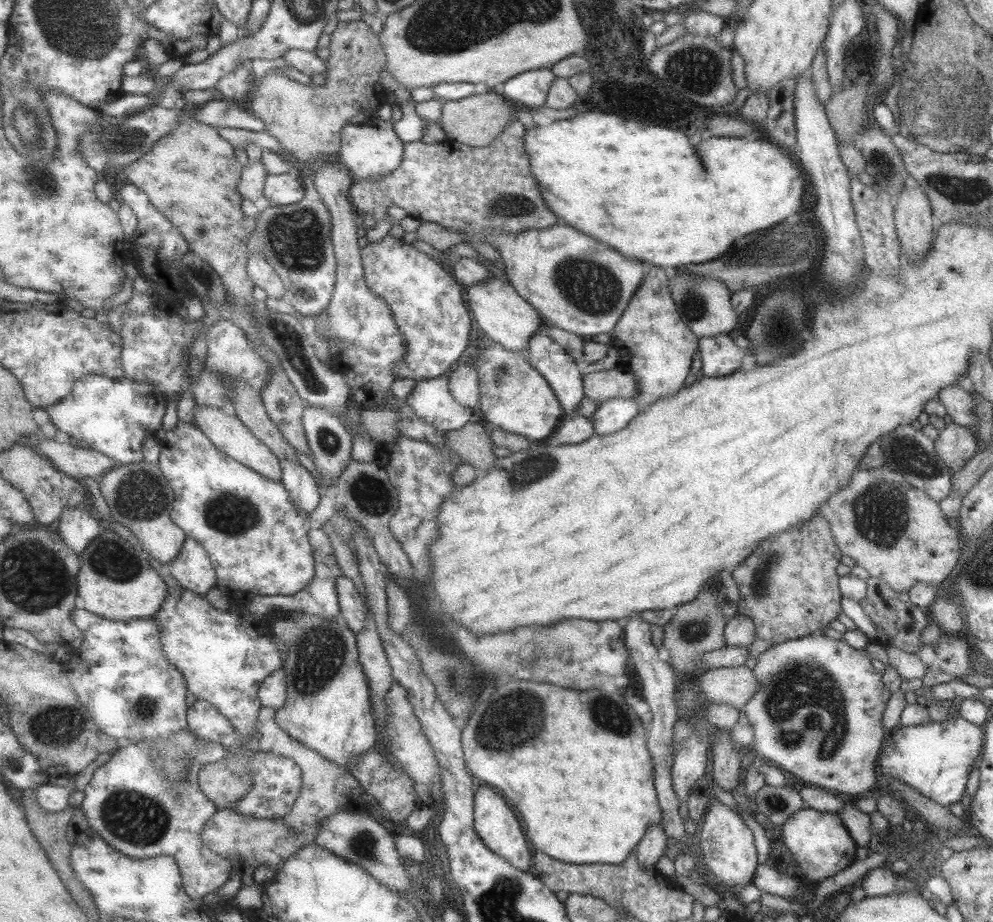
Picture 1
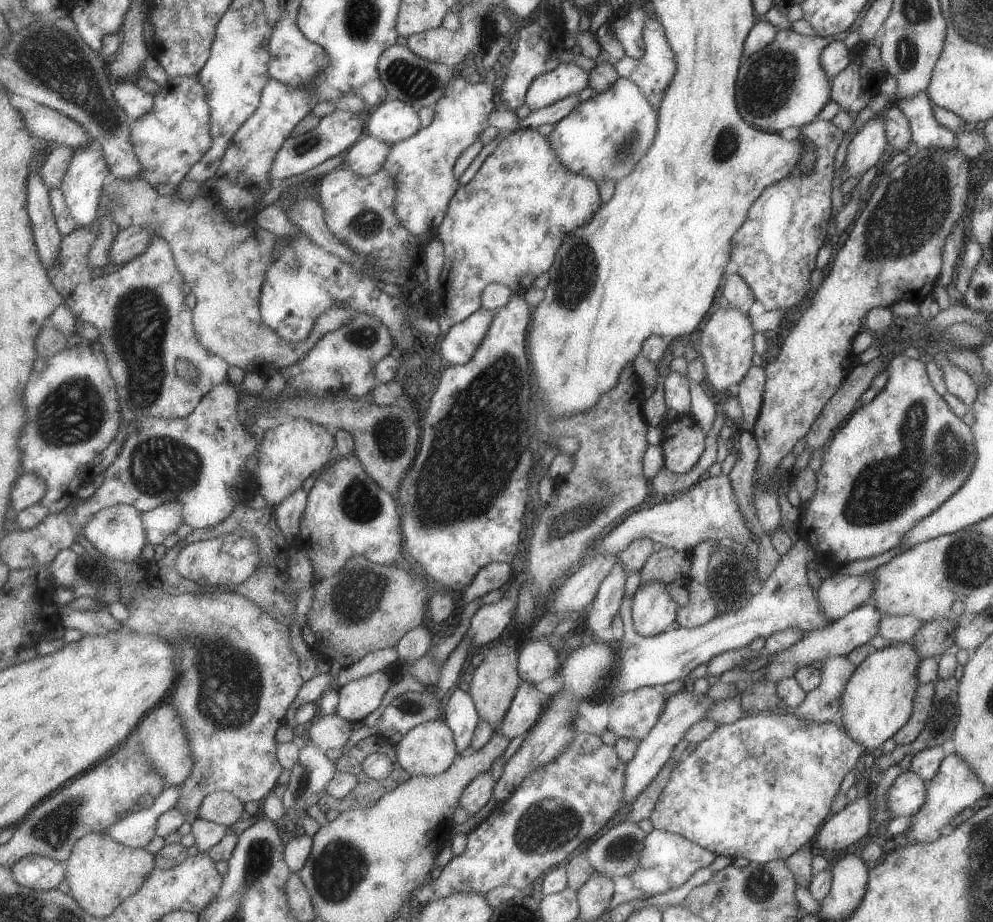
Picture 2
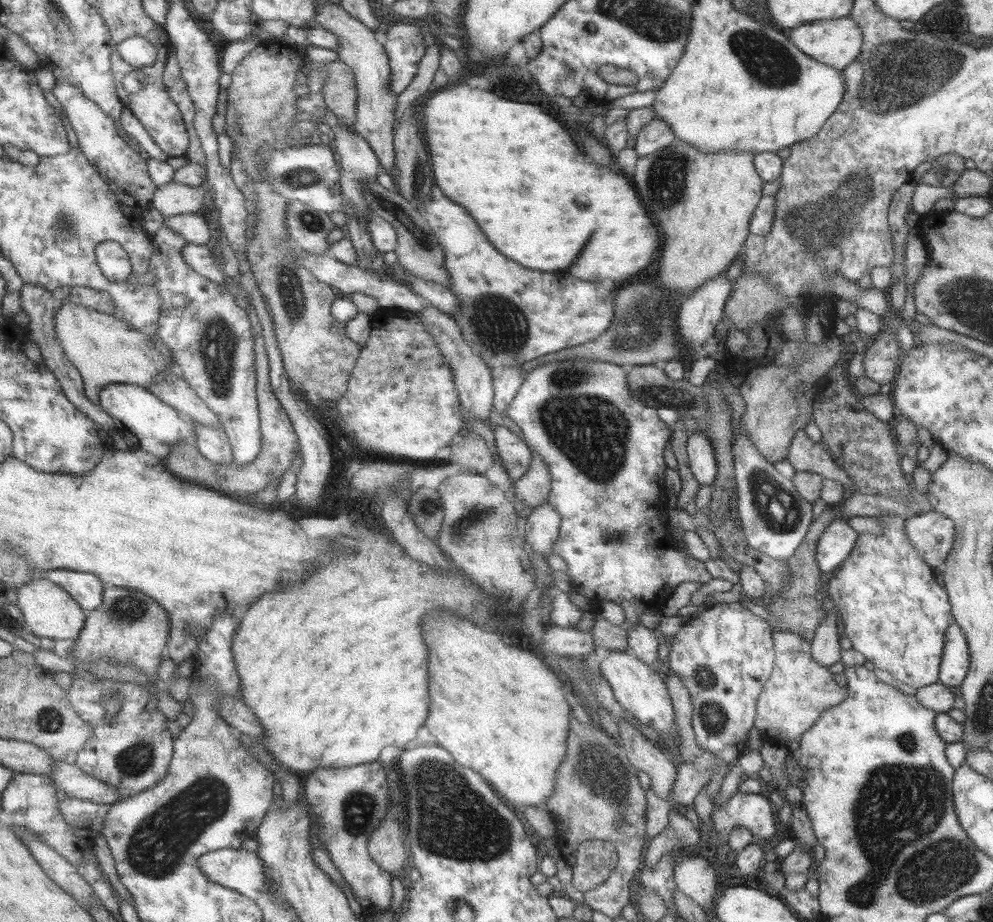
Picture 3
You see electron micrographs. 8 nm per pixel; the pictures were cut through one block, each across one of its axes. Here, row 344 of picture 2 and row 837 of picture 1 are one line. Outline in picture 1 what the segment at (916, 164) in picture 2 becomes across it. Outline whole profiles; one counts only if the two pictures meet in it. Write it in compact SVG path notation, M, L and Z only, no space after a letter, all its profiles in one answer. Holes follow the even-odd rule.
M805 806L790 814L783 822L781 836L787 850L796 860L801 875L809 882L829 878L829 876L833 876L839 870L849 866L855 859L855 850L858 847L843 827L837 814L819 812L819 810L813 810L813 808Z

